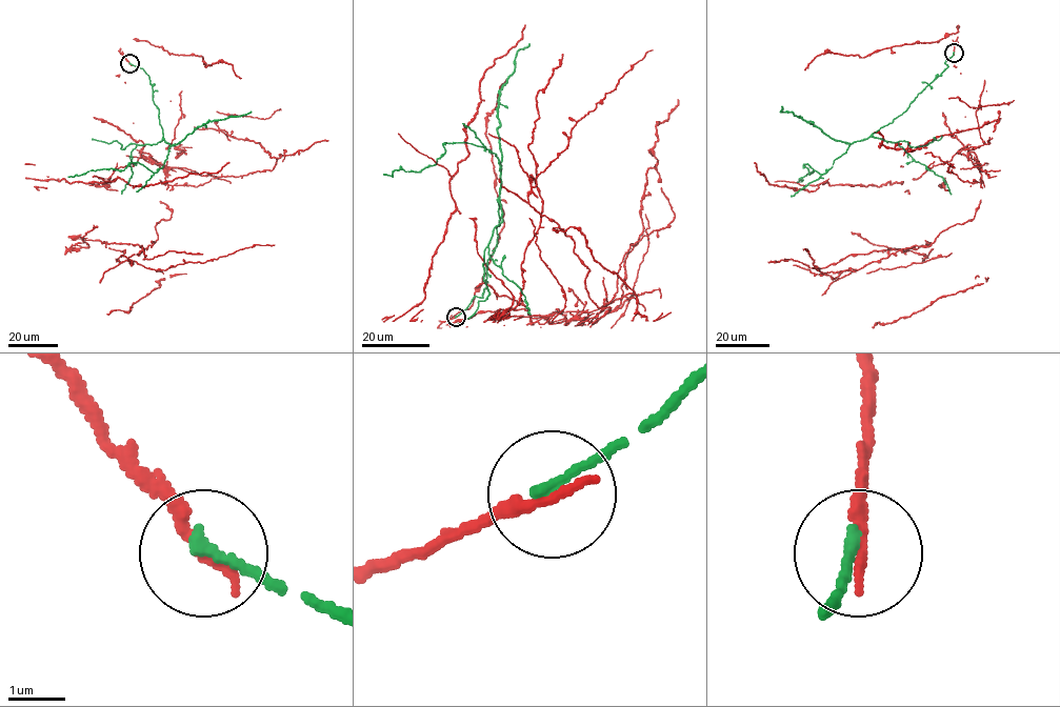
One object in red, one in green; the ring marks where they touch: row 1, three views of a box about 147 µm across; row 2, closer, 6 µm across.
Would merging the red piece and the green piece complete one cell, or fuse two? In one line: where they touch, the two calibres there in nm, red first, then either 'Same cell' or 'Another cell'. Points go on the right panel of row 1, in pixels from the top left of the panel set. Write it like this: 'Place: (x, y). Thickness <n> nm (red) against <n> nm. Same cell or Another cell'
Place: (954, 53). Thickness 220 nm (red) against 220 nm. Another cell

